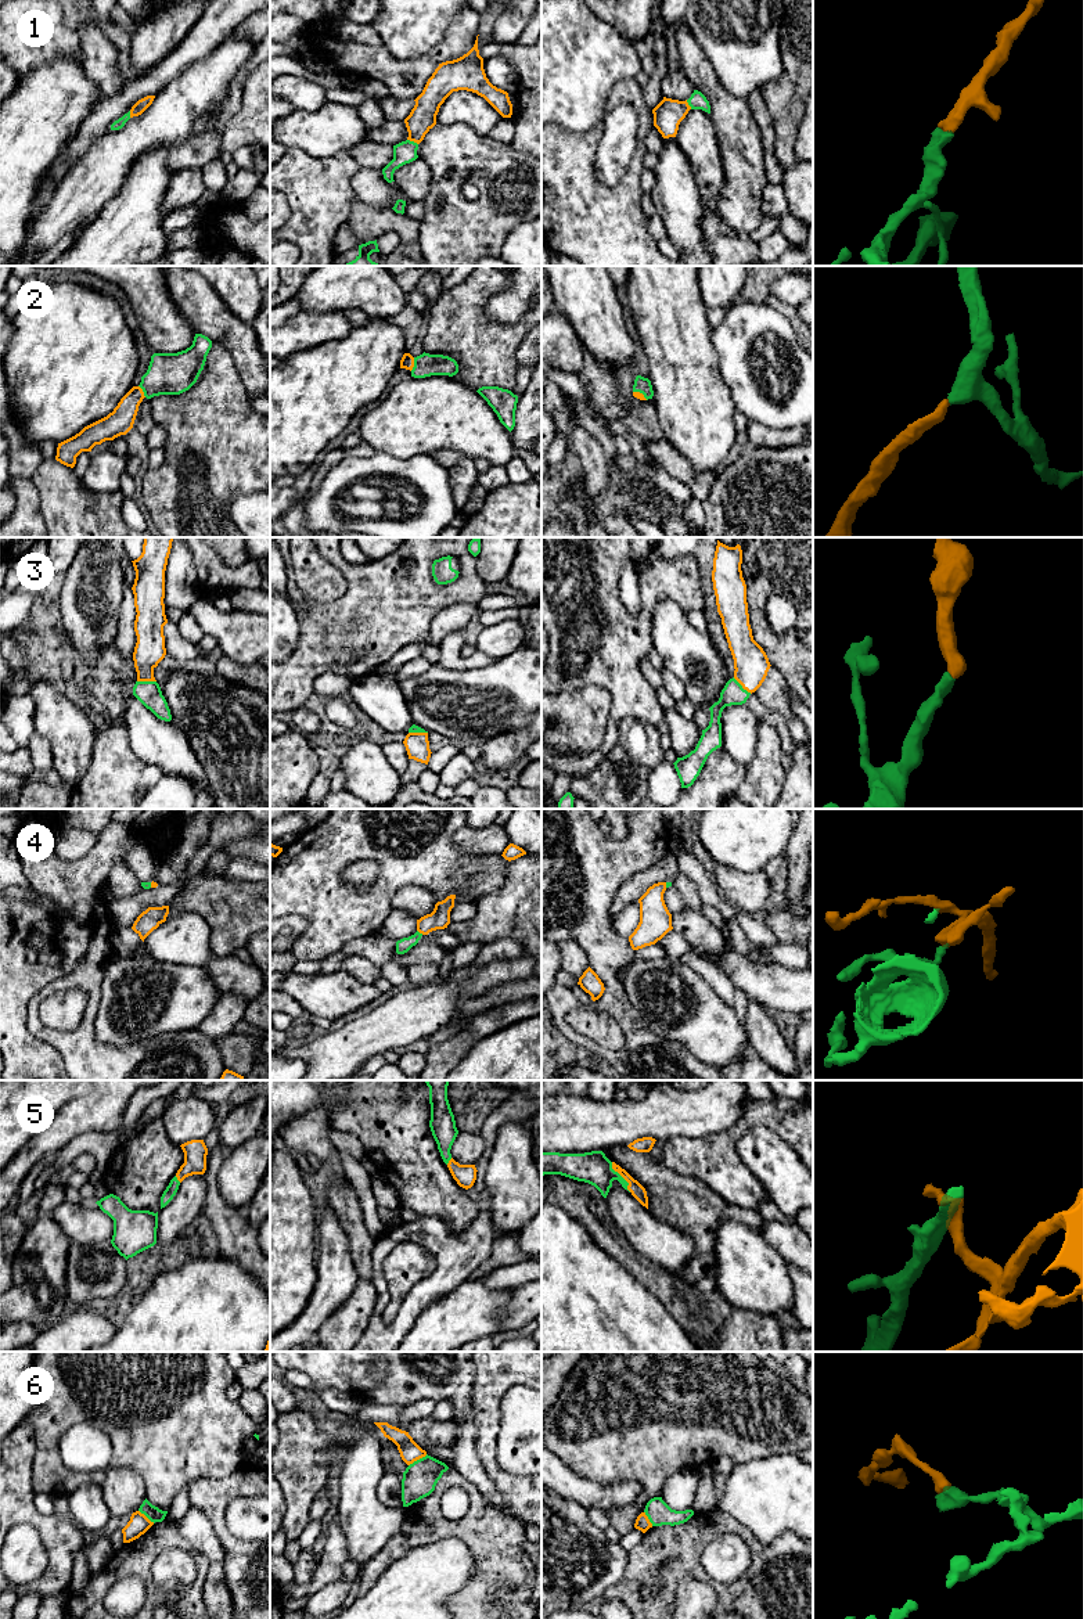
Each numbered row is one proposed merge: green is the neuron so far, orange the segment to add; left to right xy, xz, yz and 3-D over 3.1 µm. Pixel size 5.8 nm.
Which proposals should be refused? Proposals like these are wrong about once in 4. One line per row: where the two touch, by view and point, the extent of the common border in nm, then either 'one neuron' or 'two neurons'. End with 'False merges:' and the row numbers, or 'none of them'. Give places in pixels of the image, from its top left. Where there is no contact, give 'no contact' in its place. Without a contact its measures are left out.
1: xz (413, 141) | 70 nm | one neuron
2: xz (414, 364) | 80 nm | one neuron
3: xy (147, 682) | 110 nm | one neuron
4: xz (418, 932) | 50 nm | one neuron
5: yz (622, 1177) | 200 nm | one neuron
6: xz (417, 1460) | 130 nm | two neurons
False merges: 6

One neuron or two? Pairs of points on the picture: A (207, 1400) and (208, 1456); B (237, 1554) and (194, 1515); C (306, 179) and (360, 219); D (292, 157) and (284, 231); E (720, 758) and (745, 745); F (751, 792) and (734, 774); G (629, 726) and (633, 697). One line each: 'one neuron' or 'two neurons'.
A: one neuron
B: two neurons
C: two neurons
D: one neuron
E: two neurons
F: two neurons
G: two neurons

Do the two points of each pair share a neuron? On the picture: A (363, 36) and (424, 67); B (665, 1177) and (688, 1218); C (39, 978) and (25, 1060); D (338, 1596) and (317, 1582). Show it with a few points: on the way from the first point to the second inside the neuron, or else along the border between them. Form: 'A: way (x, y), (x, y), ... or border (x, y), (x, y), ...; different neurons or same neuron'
A: border (349, 40), (369, 46), (382, 46); different neurons
B: way (665, 1187), (686, 1208); same neuron
C: way (18, 999), (17, 1039); same neuron
D: border (342, 1576), (309, 1596); different neurons

